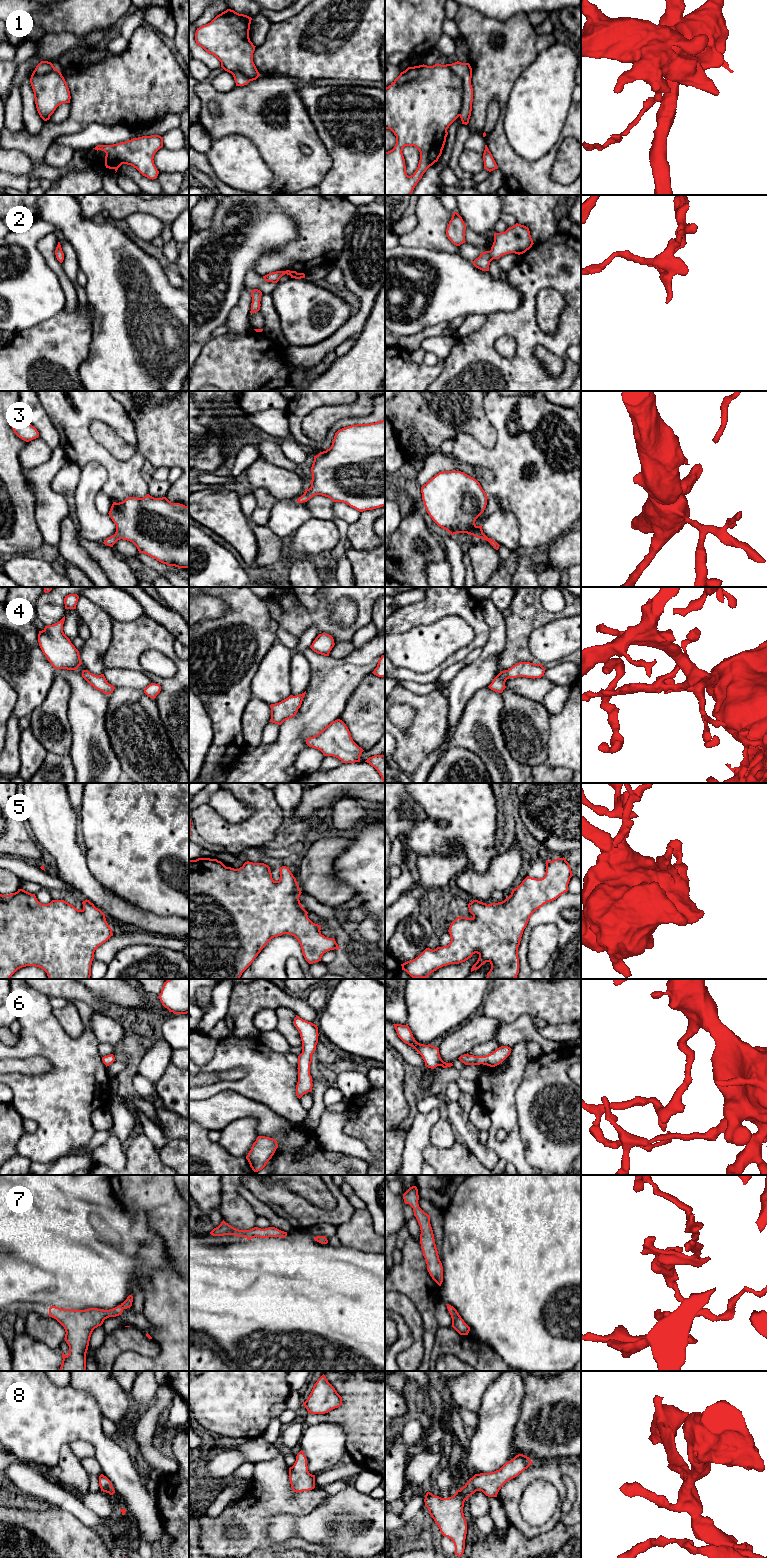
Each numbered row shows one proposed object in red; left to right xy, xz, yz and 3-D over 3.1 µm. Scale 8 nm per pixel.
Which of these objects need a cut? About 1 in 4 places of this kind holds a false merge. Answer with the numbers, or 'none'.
1

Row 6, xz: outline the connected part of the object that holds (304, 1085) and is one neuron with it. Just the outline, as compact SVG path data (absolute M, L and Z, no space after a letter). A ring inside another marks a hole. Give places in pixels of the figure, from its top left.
M296 1015L294 1025L300 1033L302 1041L302 1053L298 1056L298 1082L296 1085L296 1095L300 1099L304 1094L311 1092L313 1083L310 1075L310 1064L312 1054L316 1050L318 1043L317 1025L303 1020Z

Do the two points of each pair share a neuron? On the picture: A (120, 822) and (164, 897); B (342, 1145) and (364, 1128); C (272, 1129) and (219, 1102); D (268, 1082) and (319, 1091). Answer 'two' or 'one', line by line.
A: one
B: two
C: one
D: two

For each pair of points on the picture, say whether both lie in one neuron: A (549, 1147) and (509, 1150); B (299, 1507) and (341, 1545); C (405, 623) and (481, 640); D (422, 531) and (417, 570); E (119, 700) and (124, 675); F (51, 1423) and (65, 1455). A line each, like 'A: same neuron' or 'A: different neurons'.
A: different neurons
B: different neurons
C: same neuron
D: same neuron
E: different neurons
F: different neurons

